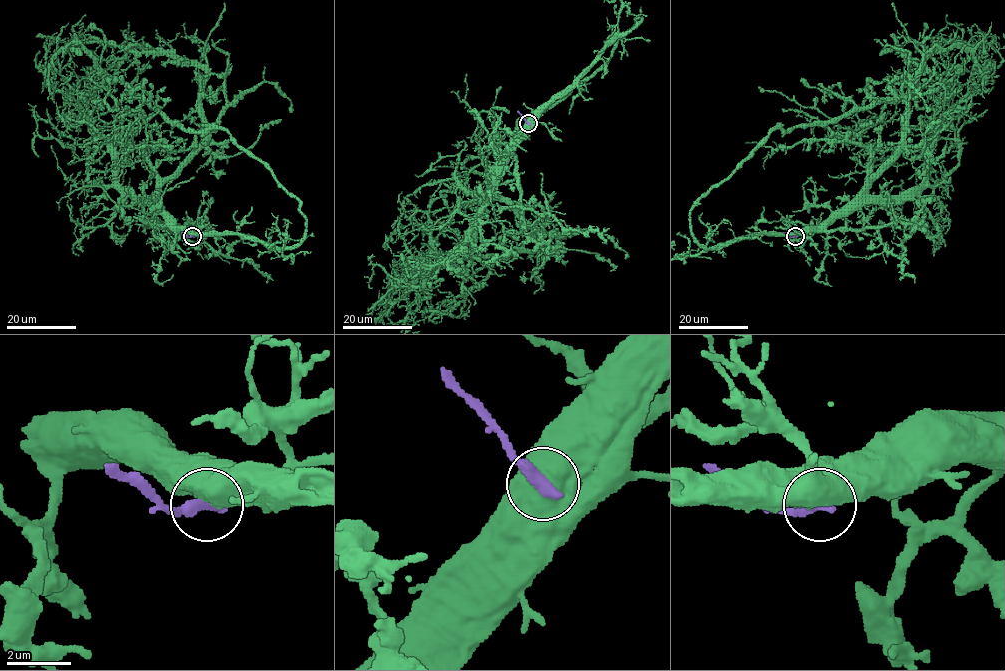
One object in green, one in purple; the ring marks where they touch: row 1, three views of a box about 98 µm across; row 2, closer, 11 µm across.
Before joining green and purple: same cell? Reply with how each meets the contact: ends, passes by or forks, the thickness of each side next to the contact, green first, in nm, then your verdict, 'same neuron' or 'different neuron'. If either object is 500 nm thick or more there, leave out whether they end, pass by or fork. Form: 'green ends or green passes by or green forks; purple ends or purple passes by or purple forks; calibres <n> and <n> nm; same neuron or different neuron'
calibres 1000 and 440 nm; different neuron

